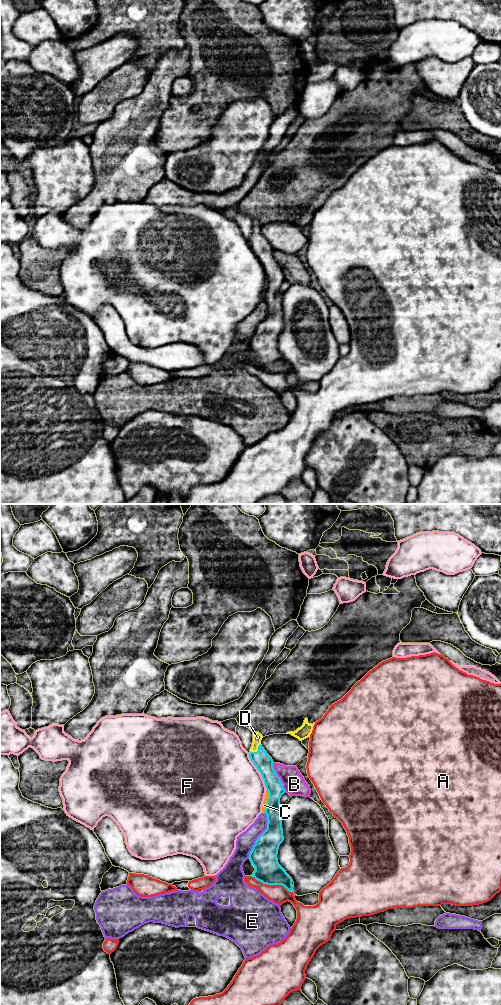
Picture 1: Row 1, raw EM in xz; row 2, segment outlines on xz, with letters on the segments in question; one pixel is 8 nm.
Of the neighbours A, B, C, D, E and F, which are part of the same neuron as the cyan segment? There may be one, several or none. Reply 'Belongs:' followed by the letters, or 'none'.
Belongs: D

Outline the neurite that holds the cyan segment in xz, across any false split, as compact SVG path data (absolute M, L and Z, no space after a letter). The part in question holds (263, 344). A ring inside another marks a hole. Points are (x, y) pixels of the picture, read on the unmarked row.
M259 220L253 221L253 231L249 245L260 260L269 281L265 302L267 303L267 317L257 326L249 347L255 356L252 362L256 368L267 373L282 373L289 380L293 380L292 366L279 353L277 342L283 330L282 299L280 286L285 281L283 272L277 264L273 248L261 233L263 224Z

